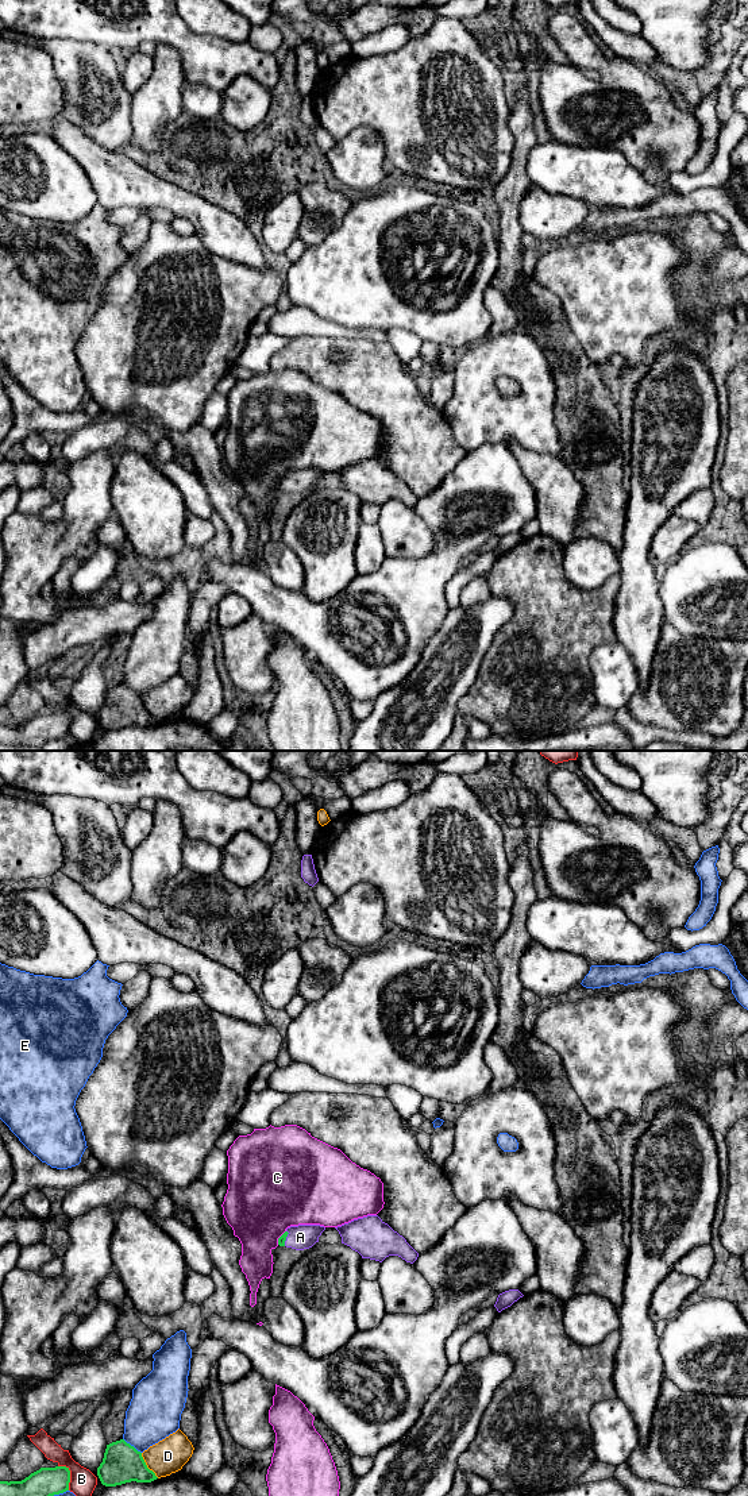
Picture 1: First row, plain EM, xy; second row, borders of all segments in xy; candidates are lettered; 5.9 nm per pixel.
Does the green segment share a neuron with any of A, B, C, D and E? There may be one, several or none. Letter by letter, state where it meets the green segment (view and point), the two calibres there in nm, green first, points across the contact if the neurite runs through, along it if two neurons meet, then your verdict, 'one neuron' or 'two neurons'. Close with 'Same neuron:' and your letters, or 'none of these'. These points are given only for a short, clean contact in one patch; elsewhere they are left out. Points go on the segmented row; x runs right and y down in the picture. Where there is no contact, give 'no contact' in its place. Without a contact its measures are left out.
A: meets green in xy at (285, 1238); 50 nm thick on the green side, 150 nm on the other; runs through xy (281, 1241), (285, 1238), (300, 1237); one neuron
B: meets green in xy at (69, 1475); 180 nm thick on the green side, 160 nm on the other; two neurons
C: meets green in xy at (280, 1237); 50 nm thick on the green side, 440 nm on the other; two neurons
D: meets green in xy at (146, 1465); 240 nm thick on the green side, 200 nm on the other; two neurons
E: meets green in xy at (132, 1446); 240 nm thick on the green side, 320 nm on the other; two neurons
Same neuron: A

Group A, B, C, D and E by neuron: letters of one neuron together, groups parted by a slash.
A / B / C / D / E

